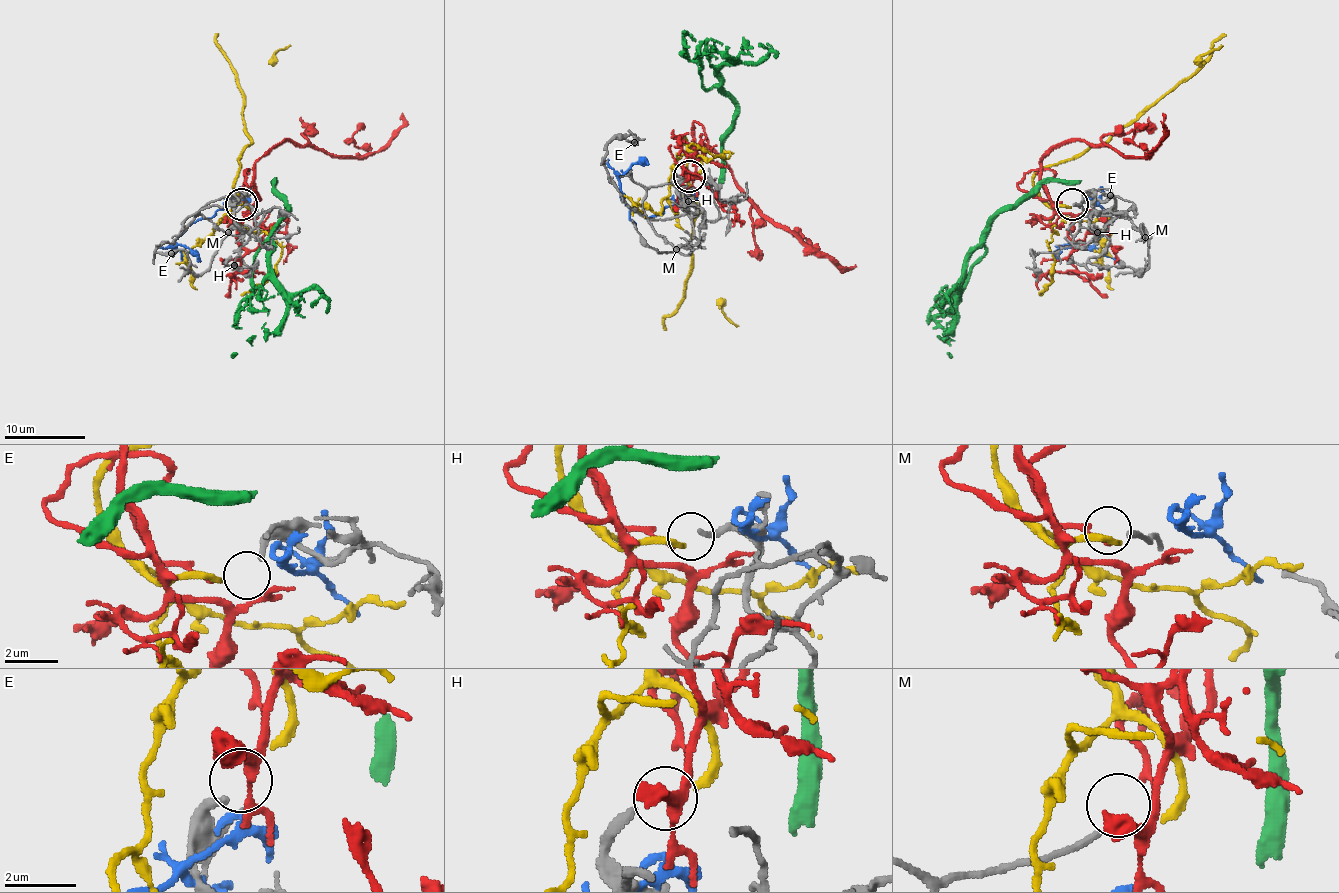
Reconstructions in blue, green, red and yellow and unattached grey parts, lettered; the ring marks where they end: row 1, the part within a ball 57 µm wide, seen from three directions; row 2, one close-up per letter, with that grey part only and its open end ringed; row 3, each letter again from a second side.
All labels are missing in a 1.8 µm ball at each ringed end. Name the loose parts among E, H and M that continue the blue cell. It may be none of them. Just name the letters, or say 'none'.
none

